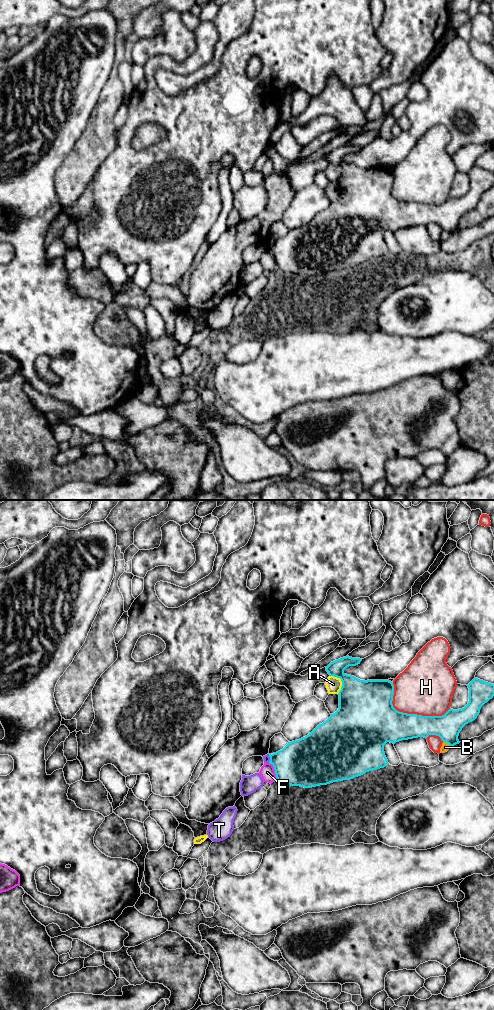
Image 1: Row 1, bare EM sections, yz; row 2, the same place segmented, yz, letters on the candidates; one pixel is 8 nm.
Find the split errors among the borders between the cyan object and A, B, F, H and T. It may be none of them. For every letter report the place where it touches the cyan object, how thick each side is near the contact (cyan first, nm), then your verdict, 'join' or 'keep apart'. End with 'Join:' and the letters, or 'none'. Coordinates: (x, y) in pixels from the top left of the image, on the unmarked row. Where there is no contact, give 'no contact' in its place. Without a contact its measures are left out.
A: yz (341, 168) | 380/130 nm | keep apart
B: yz (447, 231) | 200/70 nm | keep apart
F: yz (275, 259) | 380/120 nm | keep apart
H: yz (410, 202) | 320/440 nm | keep apart
T: yz (270, 246) | 360/50 nm | keep apart
Join: none

